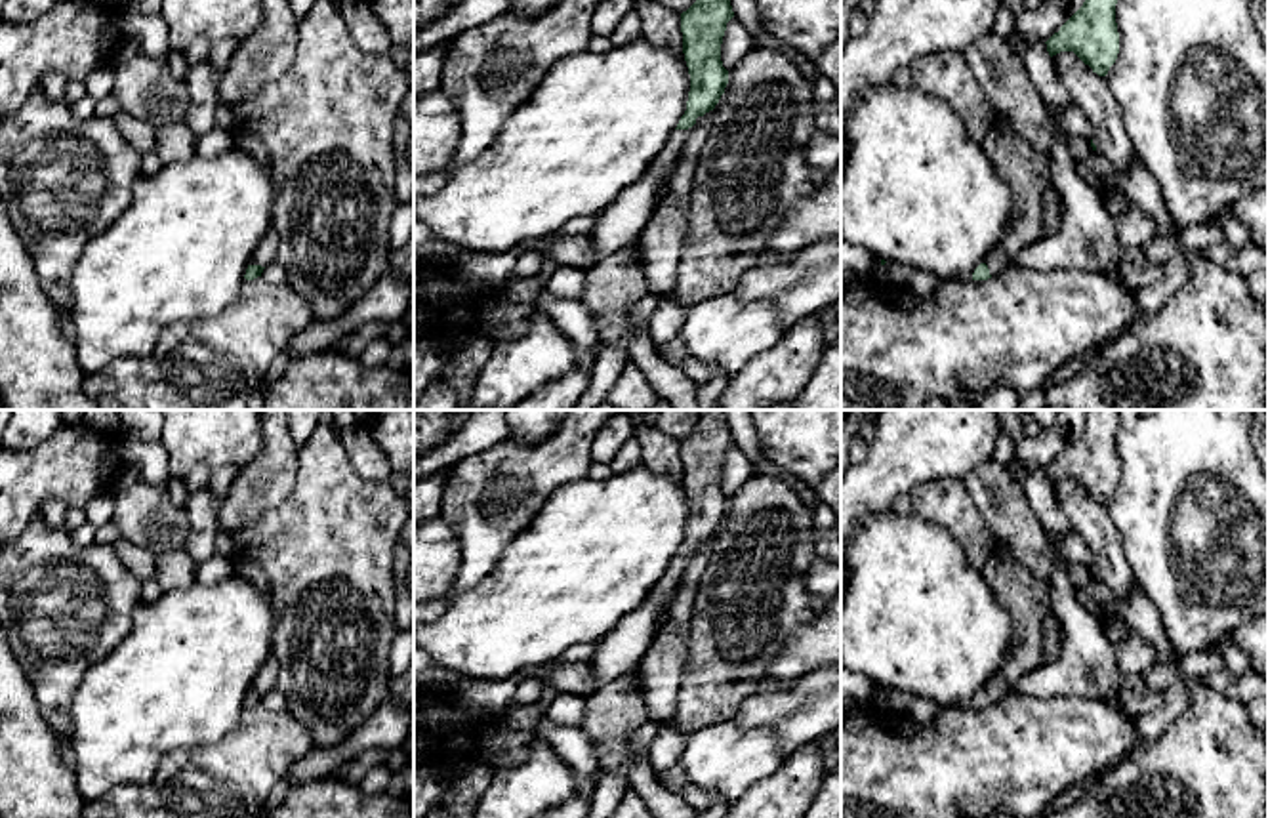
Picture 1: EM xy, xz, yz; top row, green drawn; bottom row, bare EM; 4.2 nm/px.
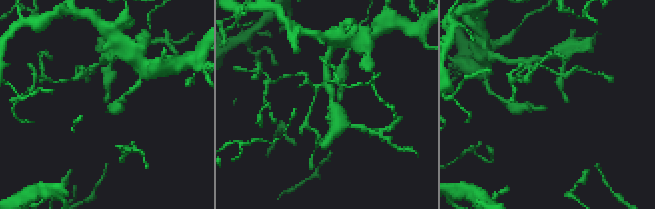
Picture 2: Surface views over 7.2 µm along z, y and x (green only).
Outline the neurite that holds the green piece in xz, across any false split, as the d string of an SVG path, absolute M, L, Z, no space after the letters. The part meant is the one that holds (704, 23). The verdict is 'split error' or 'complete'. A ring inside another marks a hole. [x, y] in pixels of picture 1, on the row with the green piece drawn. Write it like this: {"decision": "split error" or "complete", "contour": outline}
{"decision": "split error", "contour": "M696 0L681 13L683 53L690 74L686 111L646 174L595 215L595 229L587 235L593 244L593 259L582 265L583 269L631 246L650 221L660 187L683 153L690 132L725 93L728 71L721 61L721 44L732 17L730 0Z"}

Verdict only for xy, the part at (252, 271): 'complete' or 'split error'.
split error

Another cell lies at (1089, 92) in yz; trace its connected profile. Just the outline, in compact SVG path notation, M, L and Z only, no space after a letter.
M1060 51L1051 57L1056 78L1068 90L1072 103L1079 107L1093 126L1093 143L1125 179L1138 154L1131 141L1123 114L1110 93L1106 76L1098 76L1074 51Z

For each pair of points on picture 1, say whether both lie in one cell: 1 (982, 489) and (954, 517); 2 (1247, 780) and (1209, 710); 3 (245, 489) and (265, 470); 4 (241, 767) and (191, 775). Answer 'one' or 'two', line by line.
1: two
2: one
3: one
4: one

